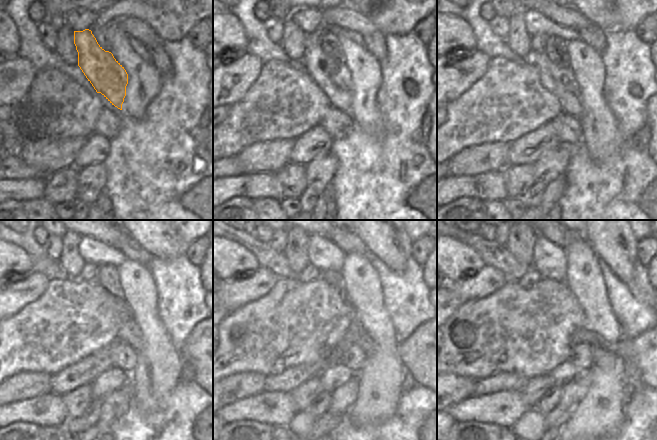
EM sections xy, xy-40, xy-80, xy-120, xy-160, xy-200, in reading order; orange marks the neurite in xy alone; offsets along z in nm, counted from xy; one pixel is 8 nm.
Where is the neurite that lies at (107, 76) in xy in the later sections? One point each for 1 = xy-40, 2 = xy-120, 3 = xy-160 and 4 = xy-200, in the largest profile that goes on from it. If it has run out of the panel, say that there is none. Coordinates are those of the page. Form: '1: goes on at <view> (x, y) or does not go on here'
1: goes on at xy-40 (332, 76)
2: goes on at xy-120 (129, 332)
3: goes on at xy-160 (356, 334)
4: goes on at xy-200 (599, 345)

